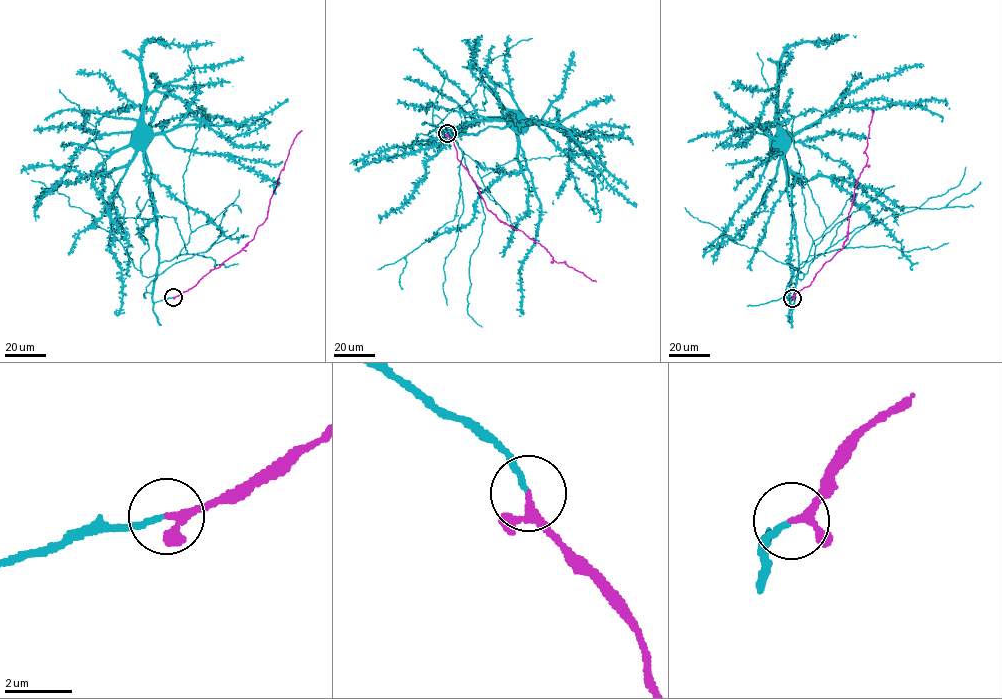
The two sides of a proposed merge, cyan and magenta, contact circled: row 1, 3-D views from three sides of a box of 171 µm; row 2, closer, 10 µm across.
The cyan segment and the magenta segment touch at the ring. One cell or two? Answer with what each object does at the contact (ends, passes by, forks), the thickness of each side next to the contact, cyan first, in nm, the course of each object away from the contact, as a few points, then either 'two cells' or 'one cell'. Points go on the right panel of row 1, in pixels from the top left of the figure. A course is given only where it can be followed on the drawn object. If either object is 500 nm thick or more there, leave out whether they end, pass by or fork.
cyan ends; magenta passes by; calibres 140 and 170 nm; course cyan (792, 298), (799, 265), (795, 219), (788, 197), (785, 161), (773, 143); course magenta (792, 298), (809, 286), (826, 262), (842, 249), (856, 182), (867, 159), (865, 151), (872, 110); one cell

